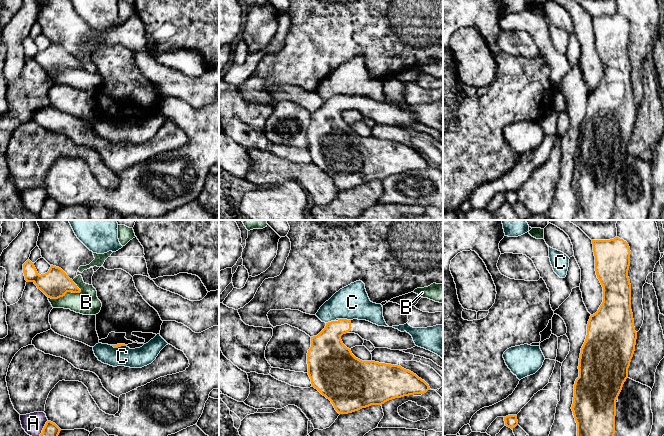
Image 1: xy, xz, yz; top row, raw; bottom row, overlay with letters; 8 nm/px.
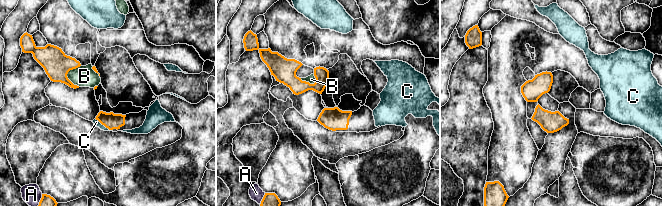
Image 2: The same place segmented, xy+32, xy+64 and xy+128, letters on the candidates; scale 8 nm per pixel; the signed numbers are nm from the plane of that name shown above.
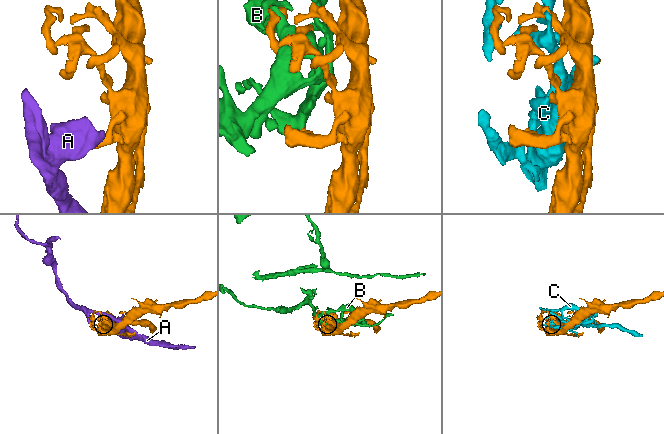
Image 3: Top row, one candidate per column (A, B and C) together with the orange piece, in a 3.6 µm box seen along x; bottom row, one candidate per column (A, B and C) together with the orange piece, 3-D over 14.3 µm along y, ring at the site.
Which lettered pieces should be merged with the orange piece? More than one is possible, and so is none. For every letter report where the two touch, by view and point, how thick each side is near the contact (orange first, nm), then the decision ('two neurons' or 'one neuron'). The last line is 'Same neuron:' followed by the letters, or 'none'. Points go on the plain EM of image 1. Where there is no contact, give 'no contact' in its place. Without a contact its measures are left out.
A: contact xy (43, 205); calibres 140 and 170 nm; two neurons
B: contact xy (64, 70); calibres 220 and 200 nm; two neurons
C: contact xz (345, 95); calibres 220 and 280 nm; two neurons
Same neuron: none

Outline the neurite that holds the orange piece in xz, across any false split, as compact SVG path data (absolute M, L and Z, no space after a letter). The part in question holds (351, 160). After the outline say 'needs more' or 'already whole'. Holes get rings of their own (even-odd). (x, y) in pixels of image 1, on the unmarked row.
M336 95L326 99L325 104L317 112L311 113L311 123L307 129L308 151L311 155L312 163L329 175L339 190L352 189L371 181L382 181L395 174L424 170L430 166L429 161L424 156L401 142L375 137L362 137L356 134L341 116L341 112L346 109L358 110L362 115L370 117L375 124L407 126L416 122L412 112L406 107L401 108L393 103L378 102L366 96Z; needs more

